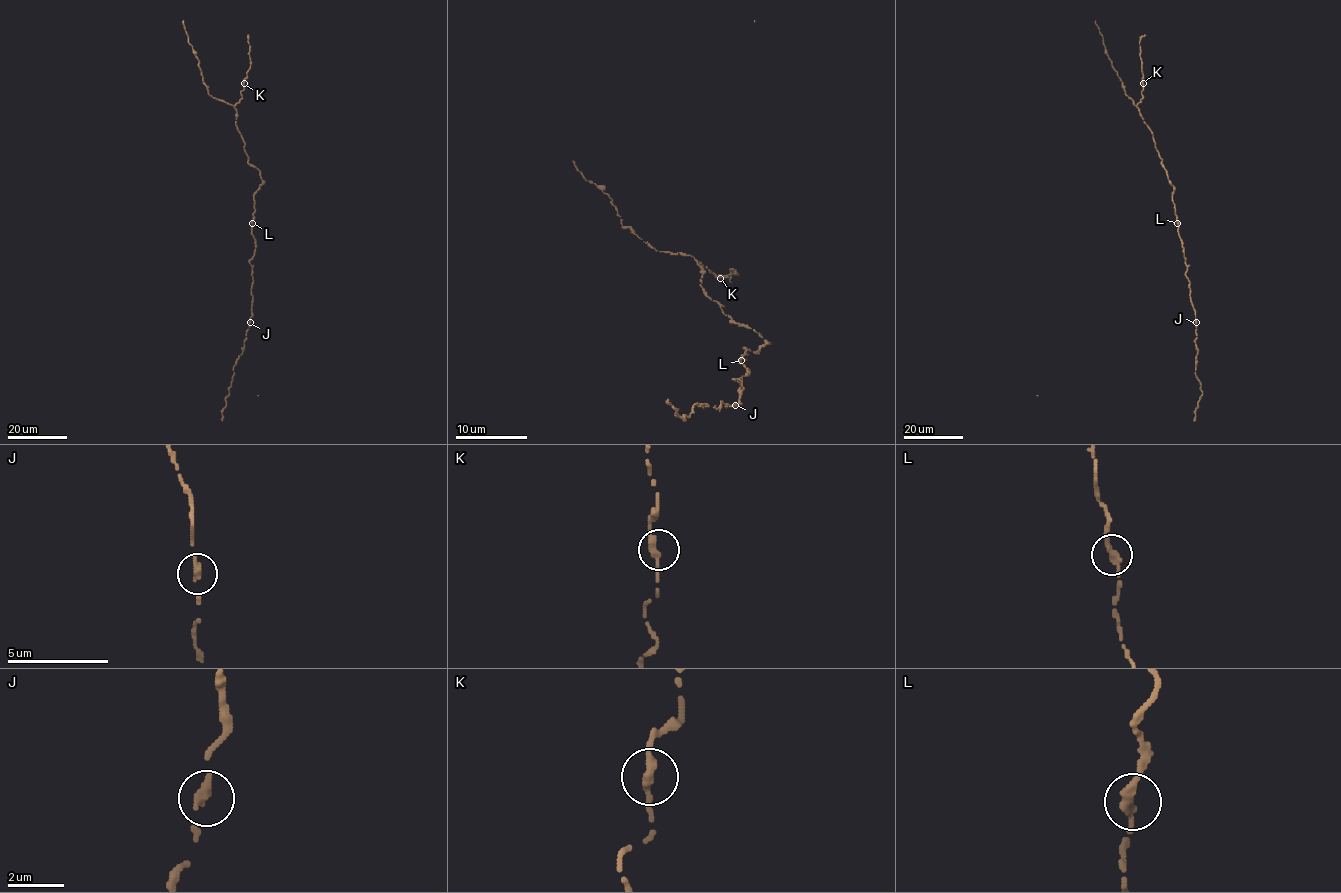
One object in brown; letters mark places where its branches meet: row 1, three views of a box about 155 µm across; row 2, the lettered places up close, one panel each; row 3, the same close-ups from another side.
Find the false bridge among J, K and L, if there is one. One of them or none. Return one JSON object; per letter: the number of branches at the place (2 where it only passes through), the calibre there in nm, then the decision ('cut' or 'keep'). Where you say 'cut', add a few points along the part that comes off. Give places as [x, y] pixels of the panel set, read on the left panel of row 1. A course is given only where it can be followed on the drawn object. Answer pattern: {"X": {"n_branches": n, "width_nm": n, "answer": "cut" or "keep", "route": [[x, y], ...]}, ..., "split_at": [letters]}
{"J": {"n_branches": 2, "width_nm": 280, "answer": "keep"}, "K": {"n_branches": 2, "width_nm": 300, "answer": "keep"}, "L": {"n_branches": 2, "width_nm": 320, "answer": "keep"}, "split_at": []}

